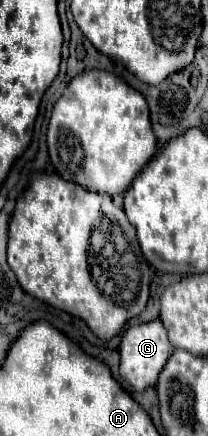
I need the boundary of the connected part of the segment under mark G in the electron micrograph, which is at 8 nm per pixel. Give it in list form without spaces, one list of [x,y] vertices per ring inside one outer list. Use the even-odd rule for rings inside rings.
[[[156,319],[150,323],[140,323],[140,325],[132,325],[130,329],[126,329],[122,343],[120,343],[120,377],[124,381],[128,381],[132,385],[134,391],[144,391],[150,385],[156,385],[158,381],[158,373],[162,371],[162,367],[166,365],[168,357],[172,355],[174,347],[170,345],[164,325]]]

